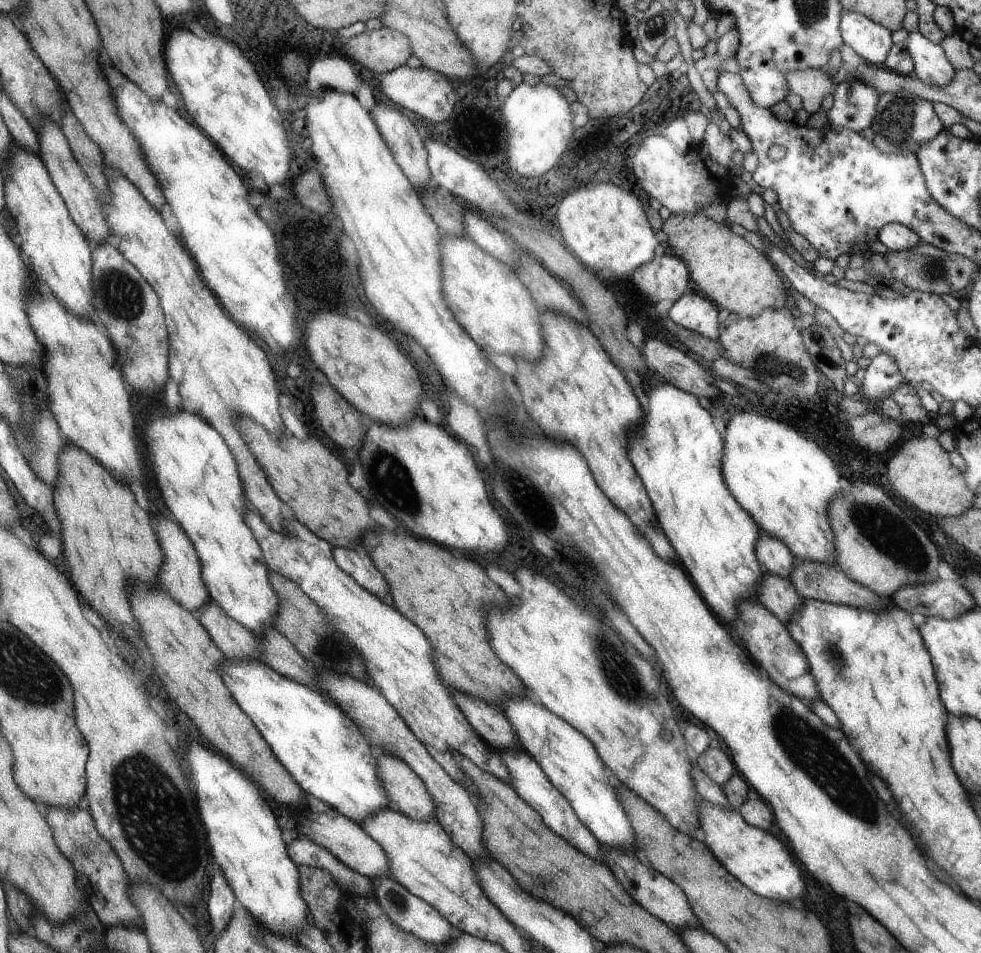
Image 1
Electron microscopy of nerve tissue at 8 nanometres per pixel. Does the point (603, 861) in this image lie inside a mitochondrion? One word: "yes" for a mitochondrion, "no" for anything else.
no

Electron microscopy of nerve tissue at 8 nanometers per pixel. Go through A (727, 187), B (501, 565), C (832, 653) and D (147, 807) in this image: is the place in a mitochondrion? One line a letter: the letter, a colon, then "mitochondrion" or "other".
A: other
B: other
C: mitochondrion
D: mitochondrion

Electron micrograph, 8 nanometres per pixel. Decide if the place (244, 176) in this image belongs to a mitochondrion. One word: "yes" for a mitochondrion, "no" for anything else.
no

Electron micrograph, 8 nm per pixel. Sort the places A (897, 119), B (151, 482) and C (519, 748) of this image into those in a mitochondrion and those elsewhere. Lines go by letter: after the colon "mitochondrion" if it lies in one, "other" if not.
A: mitochondrion
B: other
C: other

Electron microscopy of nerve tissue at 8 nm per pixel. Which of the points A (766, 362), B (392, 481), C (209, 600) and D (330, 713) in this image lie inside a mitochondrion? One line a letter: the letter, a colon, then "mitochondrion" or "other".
A: mitochondrion
B: mitochondrion
C: other
D: other

